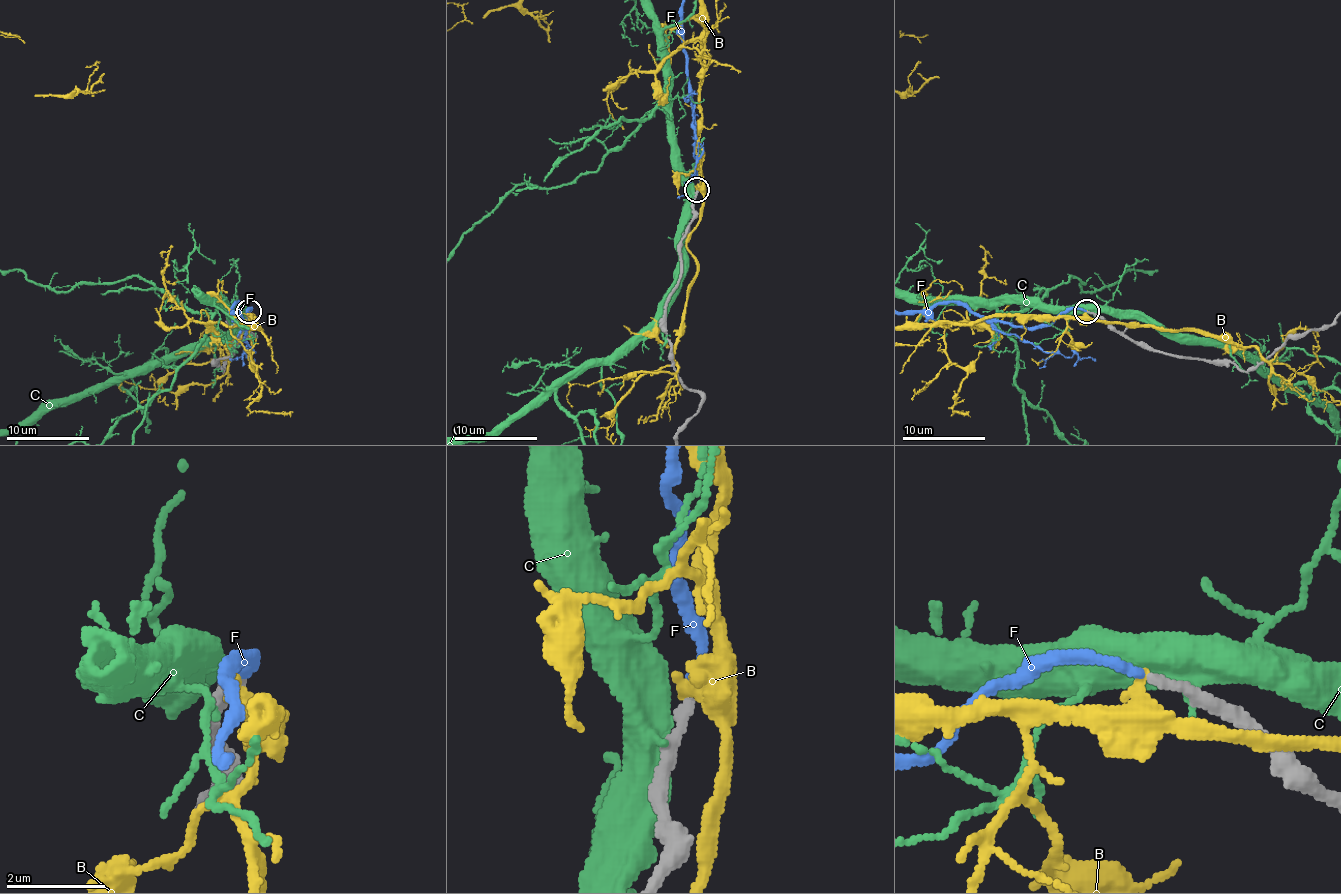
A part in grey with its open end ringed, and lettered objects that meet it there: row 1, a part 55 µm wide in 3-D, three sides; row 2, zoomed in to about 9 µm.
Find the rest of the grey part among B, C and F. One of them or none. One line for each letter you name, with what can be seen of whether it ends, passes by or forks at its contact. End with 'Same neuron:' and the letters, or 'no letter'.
F: it ends
Same neuron: F

